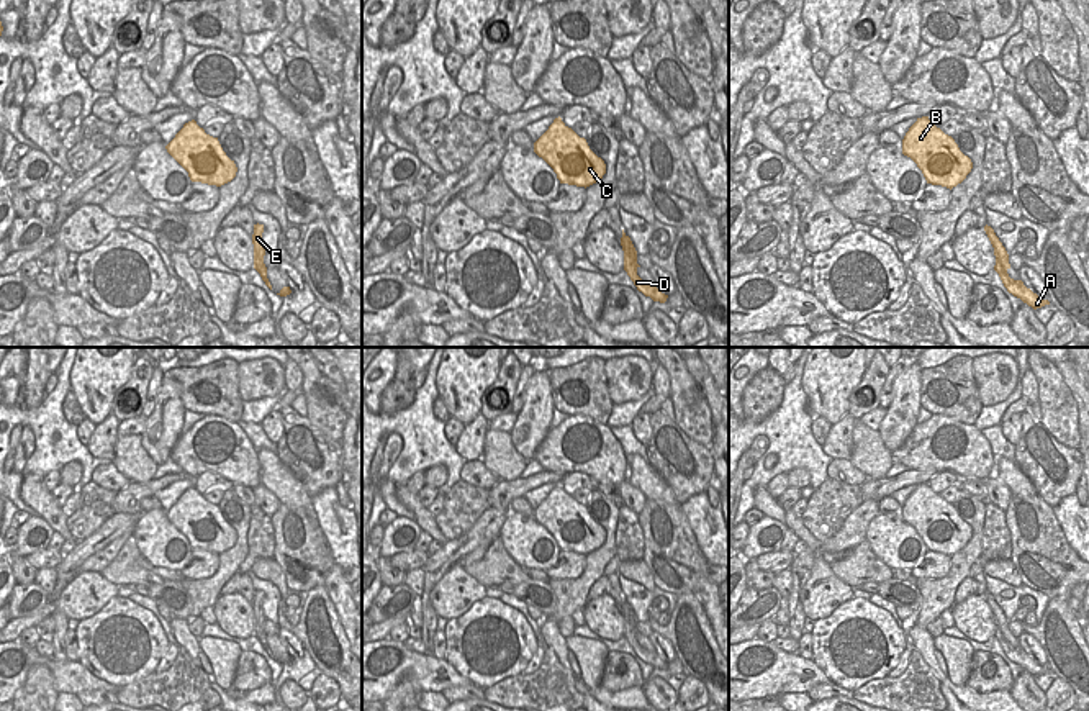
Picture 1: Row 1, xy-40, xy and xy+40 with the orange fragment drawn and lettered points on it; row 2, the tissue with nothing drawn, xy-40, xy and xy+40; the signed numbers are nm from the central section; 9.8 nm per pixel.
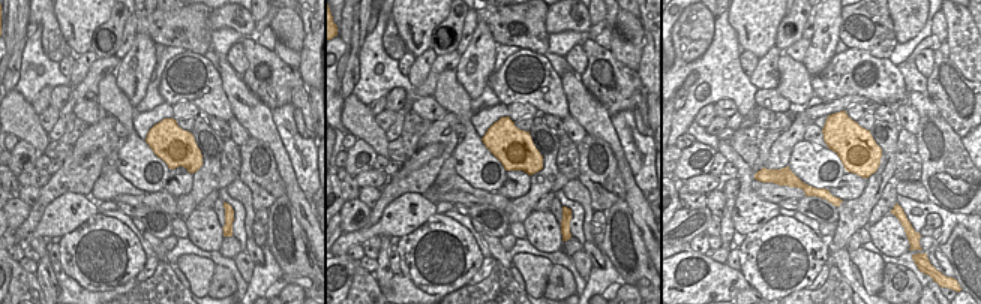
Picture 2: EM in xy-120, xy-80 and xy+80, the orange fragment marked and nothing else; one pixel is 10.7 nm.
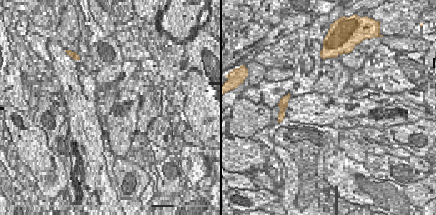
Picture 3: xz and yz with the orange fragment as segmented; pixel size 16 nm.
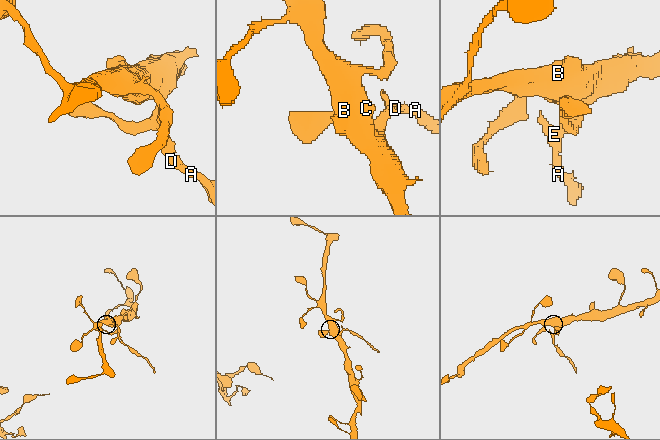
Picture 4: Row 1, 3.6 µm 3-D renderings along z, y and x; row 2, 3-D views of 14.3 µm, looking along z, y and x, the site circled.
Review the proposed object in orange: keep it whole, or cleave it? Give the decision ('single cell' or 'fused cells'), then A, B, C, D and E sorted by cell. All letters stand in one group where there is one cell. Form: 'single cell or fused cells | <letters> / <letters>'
fused cells | A D / B C E

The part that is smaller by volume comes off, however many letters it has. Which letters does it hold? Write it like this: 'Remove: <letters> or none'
Remove: A, D

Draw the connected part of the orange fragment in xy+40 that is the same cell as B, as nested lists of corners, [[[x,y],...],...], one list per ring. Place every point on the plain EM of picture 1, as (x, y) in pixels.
[[[929,483],[917,485],[902,506],[902,521],[922,537],[927,550],[953,555],[973,536],[955,506],[937,495]]]

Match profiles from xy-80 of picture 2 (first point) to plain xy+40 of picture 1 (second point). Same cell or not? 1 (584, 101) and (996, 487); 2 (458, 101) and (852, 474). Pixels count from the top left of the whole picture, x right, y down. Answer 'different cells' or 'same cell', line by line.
1: different cells
2: different cells

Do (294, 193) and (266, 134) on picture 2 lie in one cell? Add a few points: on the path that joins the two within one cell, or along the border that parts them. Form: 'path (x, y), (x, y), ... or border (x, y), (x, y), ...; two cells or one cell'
path (288, 178), (278, 149); one cell

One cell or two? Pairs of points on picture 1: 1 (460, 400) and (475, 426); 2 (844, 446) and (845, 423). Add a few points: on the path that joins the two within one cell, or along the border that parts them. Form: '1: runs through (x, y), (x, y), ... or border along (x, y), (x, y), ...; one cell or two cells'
1: border along (478, 413), (465, 425); two cells
2: runs through (842, 441), (844, 428); one cell

